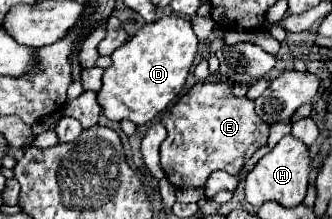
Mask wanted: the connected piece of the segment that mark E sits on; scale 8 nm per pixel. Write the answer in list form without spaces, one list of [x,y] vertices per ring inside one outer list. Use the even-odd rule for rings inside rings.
[[[197,83],[163,115],[167,139],[161,143],[161,167],[177,189],[203,187],[209,173],[223,169],[237,175],[251,155],[267,143],[269,125],[255,113],[255,103],[233,97],[227,83]]]

